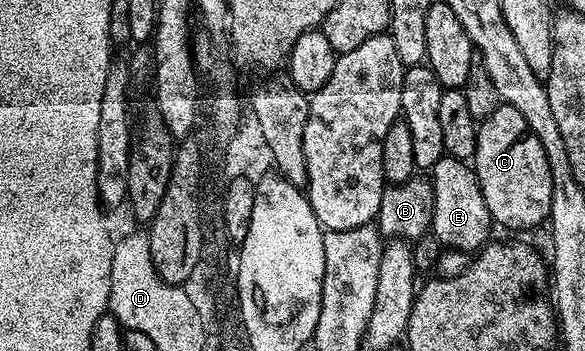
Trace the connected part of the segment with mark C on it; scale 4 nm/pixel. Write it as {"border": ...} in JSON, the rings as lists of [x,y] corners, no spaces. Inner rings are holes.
{"border":[[[503,103],[496,111],[492,111],[492,115],[488,115],[486,121],[479,124],[472,168],[478,176],[484,203],[488,203],[488,211],[497,224],[499,221],[506,229],[534,229],[541,221],[543,224],[549,218],[552,207],[552,171],[548,167],[544,147],[540,147],[540,139],[532,135],[532,127],[524,123],[524,115],[520,115],[516,107]]]}

